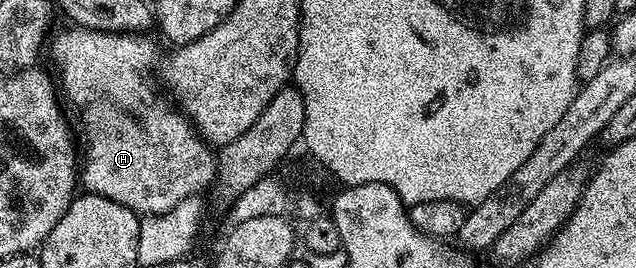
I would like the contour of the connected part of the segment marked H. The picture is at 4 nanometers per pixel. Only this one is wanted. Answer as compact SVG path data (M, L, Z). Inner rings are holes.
M81 27L69 28L64 30L63 33L56 34L55 37L53 34L49 38L48 49L50 45L50 57L54 60L55 67L58 68L56 81L60 86L61 96L65 100L67 97L78 108L78 117L82 120L82 133L86 136L86 150L83 148L80 153L81 188L87 193L95 193L101 197L112 199L139 215L153 215L163 213L164 211L172 211L172 207L176 207L176 203L180 203L180 199L188 199L189 197L197 197L205 194L205 189L209 190L214 184L216 176L216 153L211 146L202 140L202 136L198 133L198 130L191 125L189 117L181 109L172 104L171 98L164 95L161 88L158 88L159 90L154 89L153 83L150 82L150 68L154 64L155 68L160 61L157 43L149 41L151 39L149 36L136 33L101 33L95 29L84 29Z

